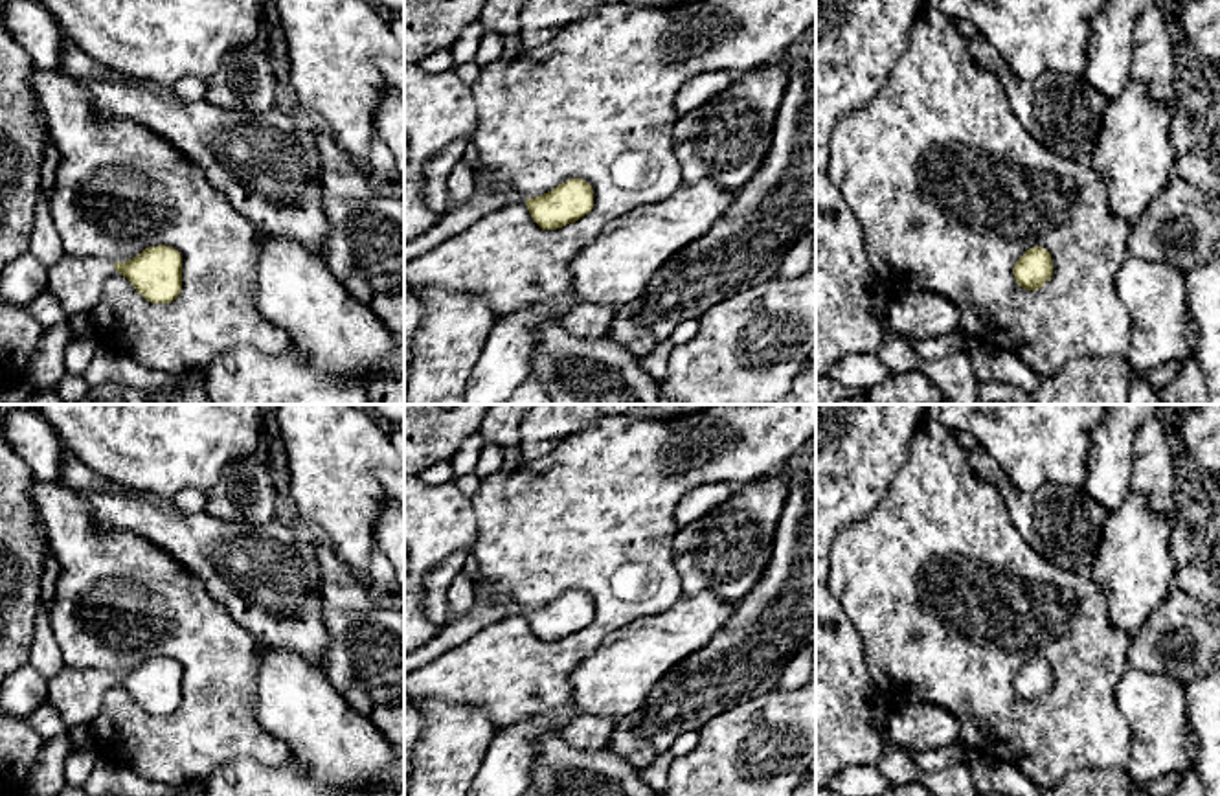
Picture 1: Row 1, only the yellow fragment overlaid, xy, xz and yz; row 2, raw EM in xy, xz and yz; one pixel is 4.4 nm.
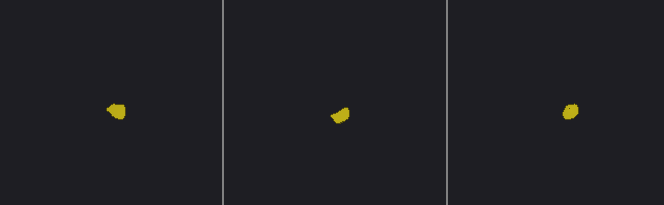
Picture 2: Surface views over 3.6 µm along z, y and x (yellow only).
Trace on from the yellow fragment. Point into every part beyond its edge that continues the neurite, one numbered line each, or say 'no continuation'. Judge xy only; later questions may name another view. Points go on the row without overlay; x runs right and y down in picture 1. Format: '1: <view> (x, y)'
1: xy (78, 693)

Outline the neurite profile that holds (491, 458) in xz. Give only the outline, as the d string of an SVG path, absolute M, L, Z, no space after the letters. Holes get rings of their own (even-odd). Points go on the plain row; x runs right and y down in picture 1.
M487 443L476 463L478 478L480 480L487 478L489 474L496 472L500 467L503 467L503 450L498 445Z

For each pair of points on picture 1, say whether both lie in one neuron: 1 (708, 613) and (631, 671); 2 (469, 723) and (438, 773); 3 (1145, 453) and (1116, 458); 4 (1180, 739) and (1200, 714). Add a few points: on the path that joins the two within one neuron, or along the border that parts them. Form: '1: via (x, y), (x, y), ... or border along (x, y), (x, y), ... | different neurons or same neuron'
1: via (689, 625), (662, 640), (649, 653) | same neuron
2: via (456, 736), (447, 760) | same neuron
3: border along (1143, 423), (1134, 436), (1129, 491) | different neurons
4: border along (1186, 686), (1186, 717), (1197, 741), (1197, 763) | different neurons

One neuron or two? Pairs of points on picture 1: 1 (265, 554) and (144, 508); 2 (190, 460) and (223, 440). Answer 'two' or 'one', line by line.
1: one
2: one

